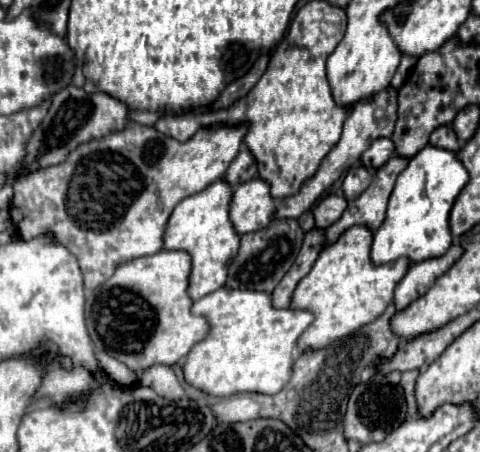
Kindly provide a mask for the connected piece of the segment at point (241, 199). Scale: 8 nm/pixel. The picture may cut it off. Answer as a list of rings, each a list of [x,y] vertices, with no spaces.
[[[252,178],[240,186],[236,186],[236,192],[232,196],[232,224],[236,224],[236,232],[256,232],[260,228],[266,228],[276,216],[276,202],[270,194],[270,184],[262,178]]]

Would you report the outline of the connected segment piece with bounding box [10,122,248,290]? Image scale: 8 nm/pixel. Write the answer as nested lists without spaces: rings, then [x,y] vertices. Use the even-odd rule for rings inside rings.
[[[128,122],[124,130],[116,130],[100,140],[80,144],[66,156],[64,162],[20,176],[14,182],[10,218],[22,240],[50,234],[58,244],[66,246],[78,258],[84,274],[84,288],[94,290],[108,280],[120,264],[156,254],[164,248],[164,232],[174,206],[226,176],[228,166],[240,152],[246,130],[246,124],[200,128],[190,140],[178,142],[156,132],[152,126]]]

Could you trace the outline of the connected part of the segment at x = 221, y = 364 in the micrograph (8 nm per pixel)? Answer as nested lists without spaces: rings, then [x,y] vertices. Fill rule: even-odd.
[[[220,288],[192,306],[194,314],[206,316],[210,334],[188,352],[184,378],[192,386],[212,396],[232,396],[240,392],[276,394],[292,378],[294,348],[300,334],[310,326],[314,314],[308,310],[274,308],[272,294],[258,290]]]

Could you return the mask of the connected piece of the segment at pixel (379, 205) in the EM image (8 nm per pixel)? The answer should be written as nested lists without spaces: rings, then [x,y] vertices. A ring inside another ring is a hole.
[[[392,156],[382,168],[378,168],[374,182],[366,188],[366,192],[356,200],[356,214],[350,210],[344,212],[344,216],[326,230],[326,244],[332,244],[346,228],[354,224],[364,224],[372,230],[378,230],[378,226],[386,218],[386,208],[388,208],[388,198],[394,190],[394,182],[398,174],[408,166],[406,156]]]

